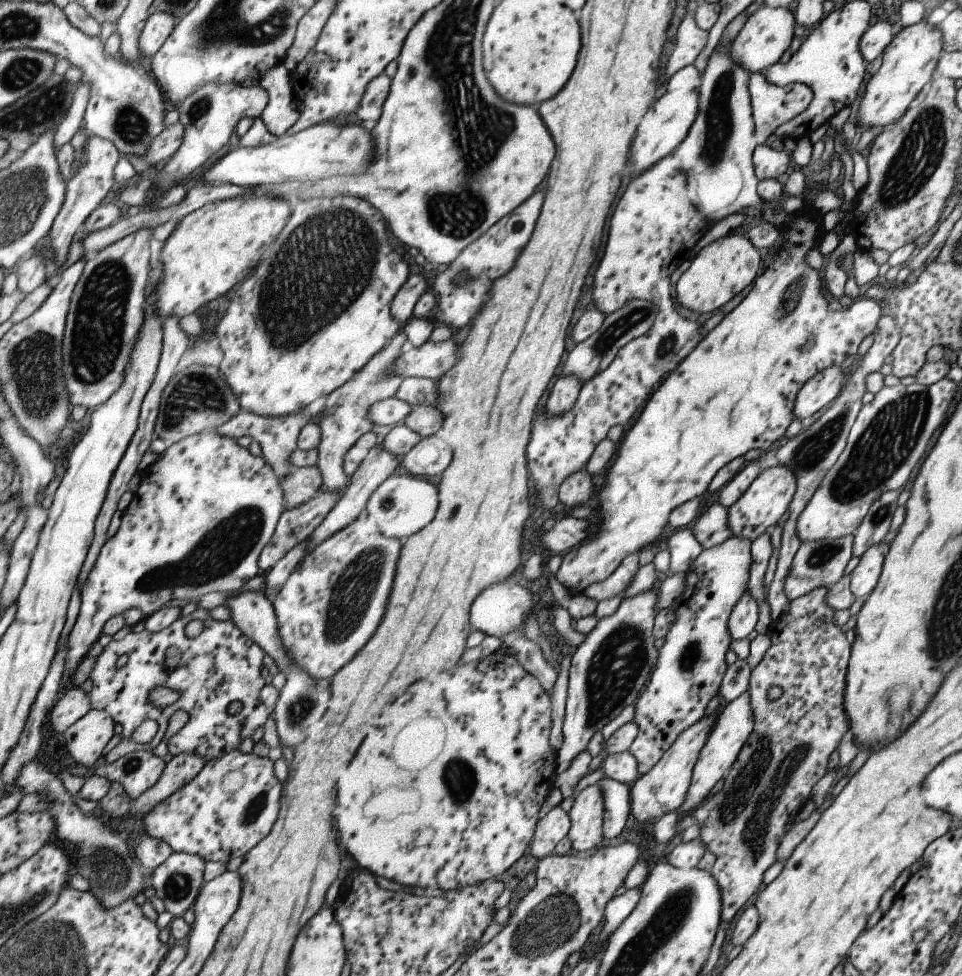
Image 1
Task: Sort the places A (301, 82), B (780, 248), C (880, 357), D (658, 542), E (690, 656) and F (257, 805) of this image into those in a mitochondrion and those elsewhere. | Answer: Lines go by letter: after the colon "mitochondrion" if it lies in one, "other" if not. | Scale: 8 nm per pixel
A: other
B: other
C: other
D: other
E: mitochondrion
F: mitochondrion

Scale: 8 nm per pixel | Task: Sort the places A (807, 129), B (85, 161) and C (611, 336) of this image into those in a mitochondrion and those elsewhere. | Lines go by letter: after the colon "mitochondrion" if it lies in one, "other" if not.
A: other
B: other
C: mitochondrion

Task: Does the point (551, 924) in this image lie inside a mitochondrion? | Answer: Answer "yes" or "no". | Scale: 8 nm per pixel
yes

